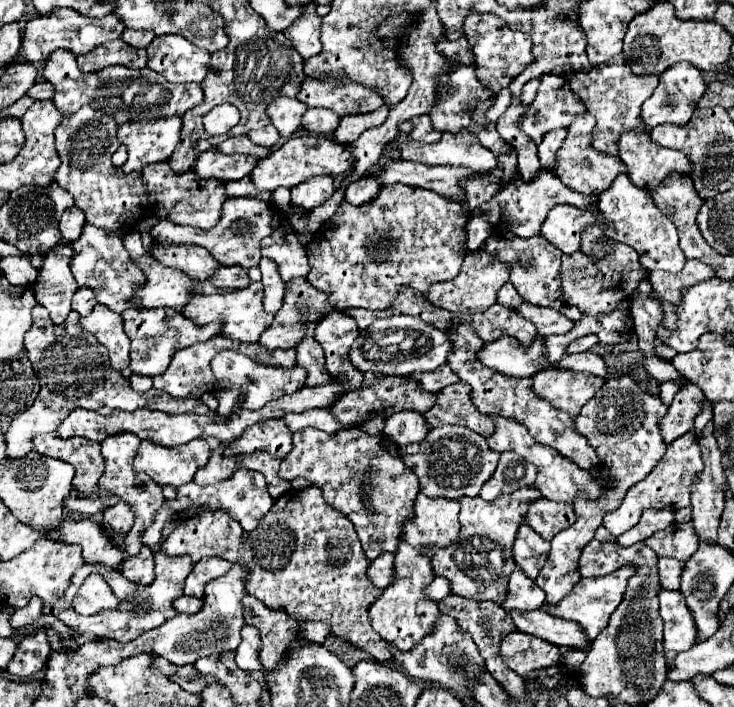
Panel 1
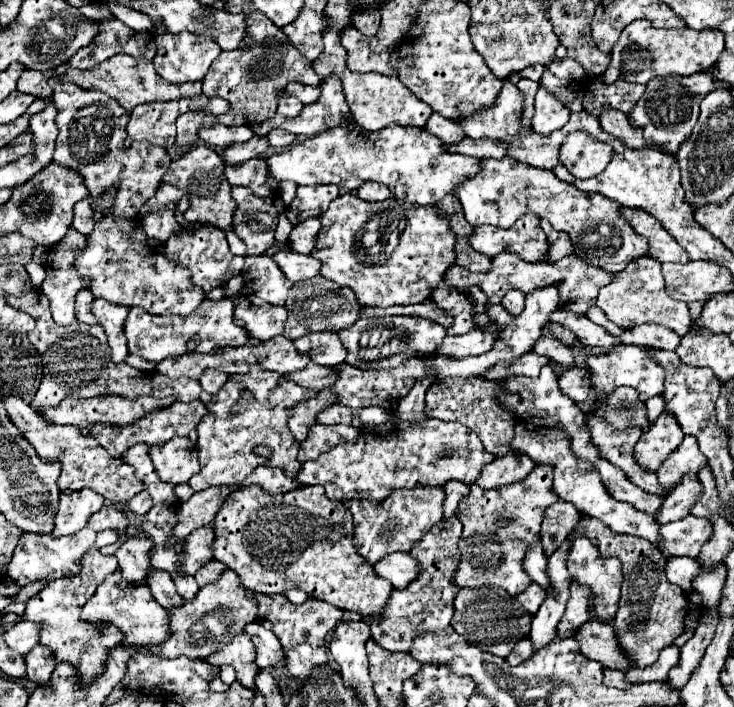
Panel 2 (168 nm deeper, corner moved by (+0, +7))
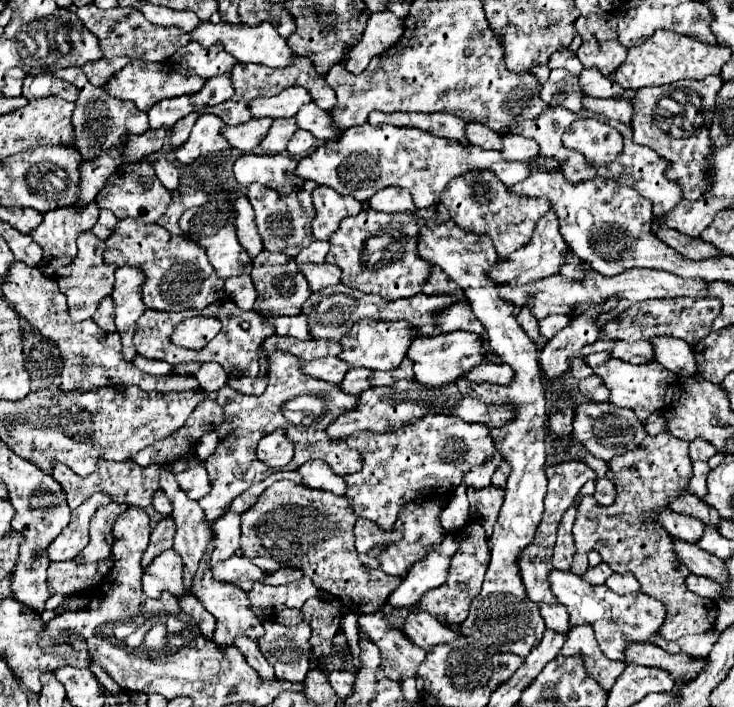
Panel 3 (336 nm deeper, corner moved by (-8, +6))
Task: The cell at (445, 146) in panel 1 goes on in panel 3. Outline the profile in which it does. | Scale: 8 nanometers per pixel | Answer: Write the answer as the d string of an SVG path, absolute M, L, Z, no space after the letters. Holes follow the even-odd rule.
M506 135L502 155L508 161L526 161L540 153L540 145L534 139L526 139L522 135Z

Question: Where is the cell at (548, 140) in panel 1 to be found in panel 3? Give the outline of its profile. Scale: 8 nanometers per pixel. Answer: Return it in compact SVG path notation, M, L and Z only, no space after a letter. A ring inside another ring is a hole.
M556 69L550 73L550 79L542 85L542 95L546 103L560 105L570 111L582 109L582 89L578 89L578 75L572 75L566 69Z

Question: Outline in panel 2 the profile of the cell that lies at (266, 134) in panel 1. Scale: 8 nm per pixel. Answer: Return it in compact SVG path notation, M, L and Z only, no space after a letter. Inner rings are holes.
M274 128L274 132L266 134L266 140L274 148L284 148L284 146L290 146L296 140L296 136L290 132L282 132L282 128Z

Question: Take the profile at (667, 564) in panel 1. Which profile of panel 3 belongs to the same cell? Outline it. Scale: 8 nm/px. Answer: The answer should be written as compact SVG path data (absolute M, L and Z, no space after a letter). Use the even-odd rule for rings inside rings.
M690 575L688 579L686 579L686 585L688 585L688 589L692 591L692 593L696 593L696 595L700 595L700 597L708 597L708 599L714 599L714 597L718 597L718 583L714 583L714 581L710 581L708 577L698 577L698 575Z

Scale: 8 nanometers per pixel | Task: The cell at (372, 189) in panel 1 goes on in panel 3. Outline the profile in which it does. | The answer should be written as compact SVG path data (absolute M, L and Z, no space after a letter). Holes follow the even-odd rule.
M386 187L386 189L378 191L370 199L370 207L376 211L384 211L384 213L414 213L416 211L416 205L414 205L410 193L406 193L406 189L398 189L398 187Z

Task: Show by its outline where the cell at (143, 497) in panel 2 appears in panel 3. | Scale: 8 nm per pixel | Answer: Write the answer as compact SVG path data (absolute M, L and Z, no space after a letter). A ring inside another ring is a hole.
M156 491L156 493L154 493L154 503L152 503L152 505L154 505L154 509L156 509L158 513L162 513L164 517L170 515L172 505L170 505L170 499L168 499L162 491Z

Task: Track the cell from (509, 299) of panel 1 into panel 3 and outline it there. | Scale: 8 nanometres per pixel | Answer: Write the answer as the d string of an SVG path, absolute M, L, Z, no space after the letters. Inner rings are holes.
M522 307L522 309L520 309L518 323L520 323L520 327L526 331L526 335L528 335L532 341L538 341L538 337L540 337L538 321L536 321L536 317L530 313L530 309L528 309L528 307Z

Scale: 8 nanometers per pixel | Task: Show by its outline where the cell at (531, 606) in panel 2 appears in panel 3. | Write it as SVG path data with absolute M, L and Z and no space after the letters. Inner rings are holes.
M540 603L540 613L542 613L548 629L554 629L558 633L568 633L568 629L570 629L570 625L568 625L570 615L566 613L564 605L560 605L560 603L554 603L554 605Z

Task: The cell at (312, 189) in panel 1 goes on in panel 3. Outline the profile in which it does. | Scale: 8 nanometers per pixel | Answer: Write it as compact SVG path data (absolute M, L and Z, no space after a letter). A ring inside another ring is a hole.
M320 185L312 191L312 197L316 207L312 231L318 241L328 241L344 217L354 217L362 211L360 201L354 201L354 197L342 197L330 187Z

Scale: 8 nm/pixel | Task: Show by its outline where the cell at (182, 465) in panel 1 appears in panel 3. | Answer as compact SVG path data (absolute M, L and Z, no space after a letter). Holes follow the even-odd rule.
M190 457L188 461L190 469L186 469L184 473L176 475L176 481L180 483L180 487L186 491L186 495L194 501L202 499L206 493L210 493L210 481L208 481L208 473L204 467L204 461L198 457Z

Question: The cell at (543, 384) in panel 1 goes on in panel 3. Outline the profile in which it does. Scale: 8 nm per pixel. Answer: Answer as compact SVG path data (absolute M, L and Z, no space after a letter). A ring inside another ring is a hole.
M598 375L582 379L580 381L580 393L584 397L588 397L590 401L608 401L610 399L610 391L606 389L604 381Z

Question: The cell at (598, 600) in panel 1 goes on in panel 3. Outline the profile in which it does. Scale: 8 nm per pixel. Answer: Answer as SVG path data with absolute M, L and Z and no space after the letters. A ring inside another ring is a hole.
M612 573L608 579L606 579L606 585L618 593L618 595L630 595L630 593L638 593L640 591L640 585L638 581L634 579L632 573L626 573L626 575L620 575L620 573Z

